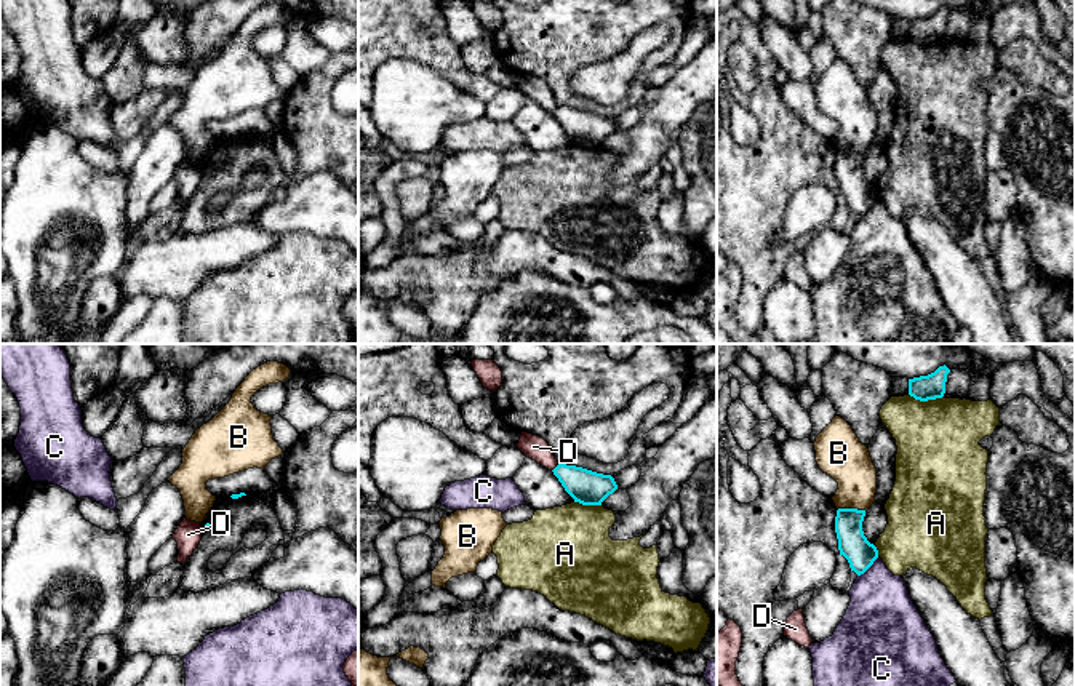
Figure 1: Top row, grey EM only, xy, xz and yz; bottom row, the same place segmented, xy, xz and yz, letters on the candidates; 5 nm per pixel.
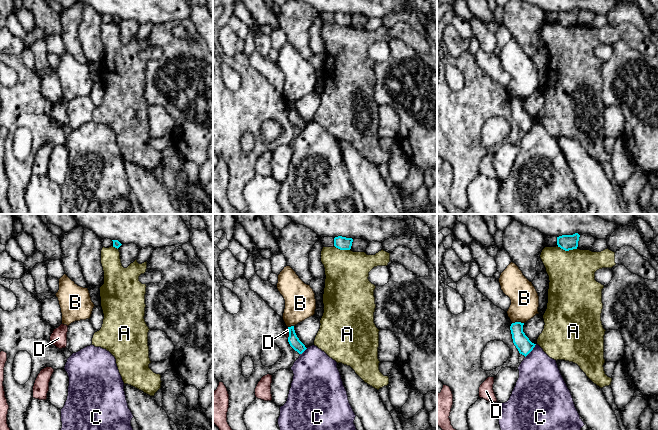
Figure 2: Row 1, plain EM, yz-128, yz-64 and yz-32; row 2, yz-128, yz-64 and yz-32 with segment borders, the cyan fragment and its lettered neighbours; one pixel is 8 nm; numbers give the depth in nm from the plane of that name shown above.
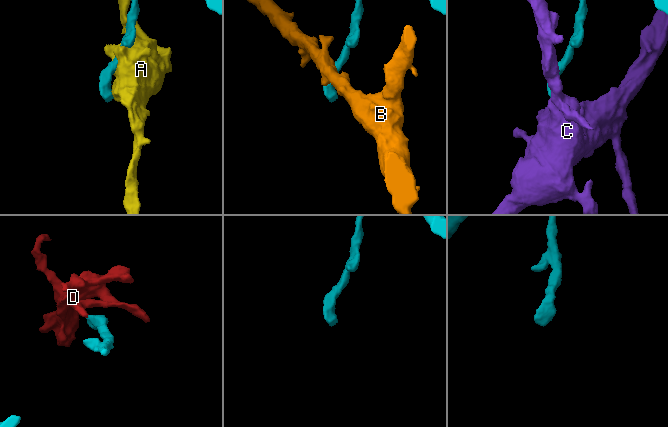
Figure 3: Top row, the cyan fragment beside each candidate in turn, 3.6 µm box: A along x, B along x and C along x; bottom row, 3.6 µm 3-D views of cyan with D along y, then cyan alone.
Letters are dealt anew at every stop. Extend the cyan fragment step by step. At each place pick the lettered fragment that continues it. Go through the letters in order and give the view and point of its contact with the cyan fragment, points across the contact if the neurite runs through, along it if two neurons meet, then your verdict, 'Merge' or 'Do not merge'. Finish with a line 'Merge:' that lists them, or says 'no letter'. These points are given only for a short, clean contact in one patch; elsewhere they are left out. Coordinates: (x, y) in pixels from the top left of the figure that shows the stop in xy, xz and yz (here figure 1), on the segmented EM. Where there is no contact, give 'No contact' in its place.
A: Touches cyan at yz (927, 400). Do not merge
B: Touches cyan at yz (851, 509). Do not merge
C: Touches cyan at yz (867, 568). Boundary: yz (879, 557), (858, 576). Do not merge
D: Touches cyan at xz (555, 467). Boundary: xz (559, 464), (552, 470). Do not merge
Merge: no letter

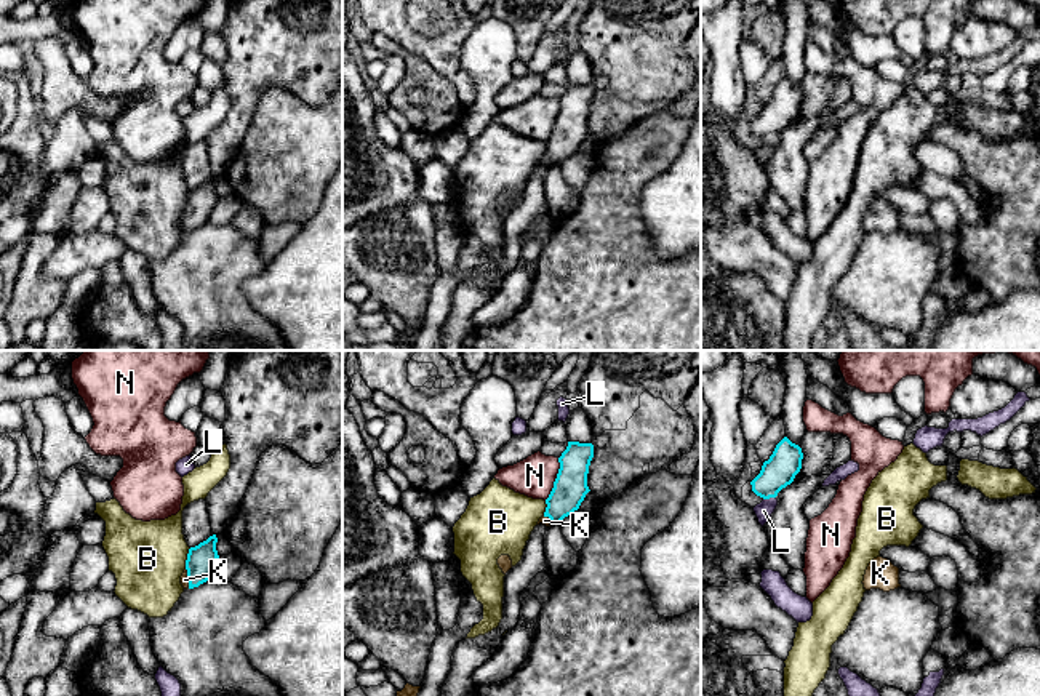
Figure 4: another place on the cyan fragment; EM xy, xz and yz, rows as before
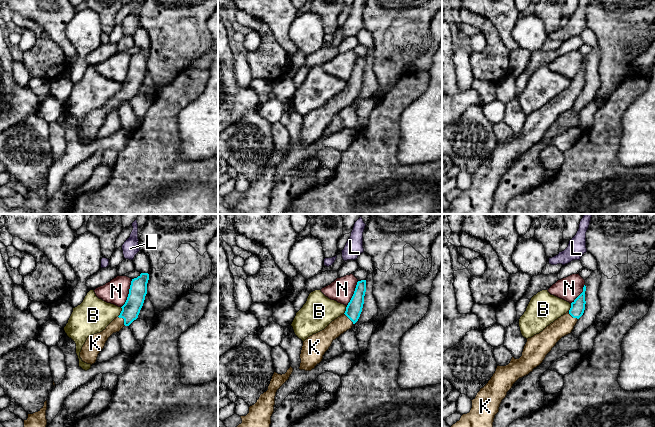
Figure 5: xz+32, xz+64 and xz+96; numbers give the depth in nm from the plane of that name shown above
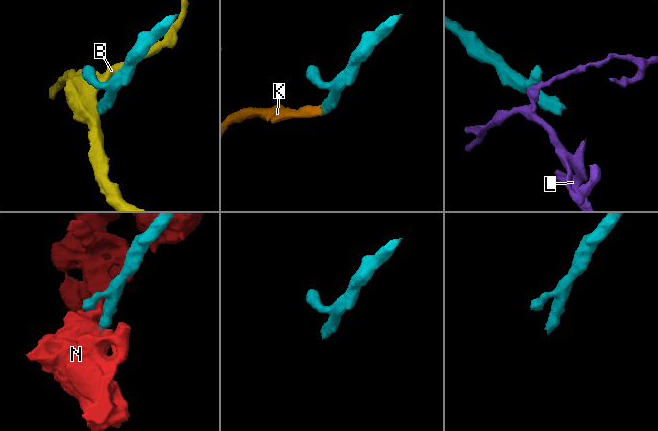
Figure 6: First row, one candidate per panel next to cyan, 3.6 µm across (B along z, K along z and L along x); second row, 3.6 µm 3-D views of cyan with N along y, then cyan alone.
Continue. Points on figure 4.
B: Touches cyan at xy (188, 559). Boundary: xy (191, 548), (184, 568). Do not merge
K: Touches cyan at xy (188, 576). Path across: xy (200, 559), (199, 565), (188, 576), (184, 580). Merge
L: Touches cyan at yz (768, 498). Boundary: yz (775, 496), (764, 500). Do not merge
N: Touches cyan at xz (556, 479). Boundary: xz (559, 458), (554, 487), (544, 500). Do not merge
Merge: K

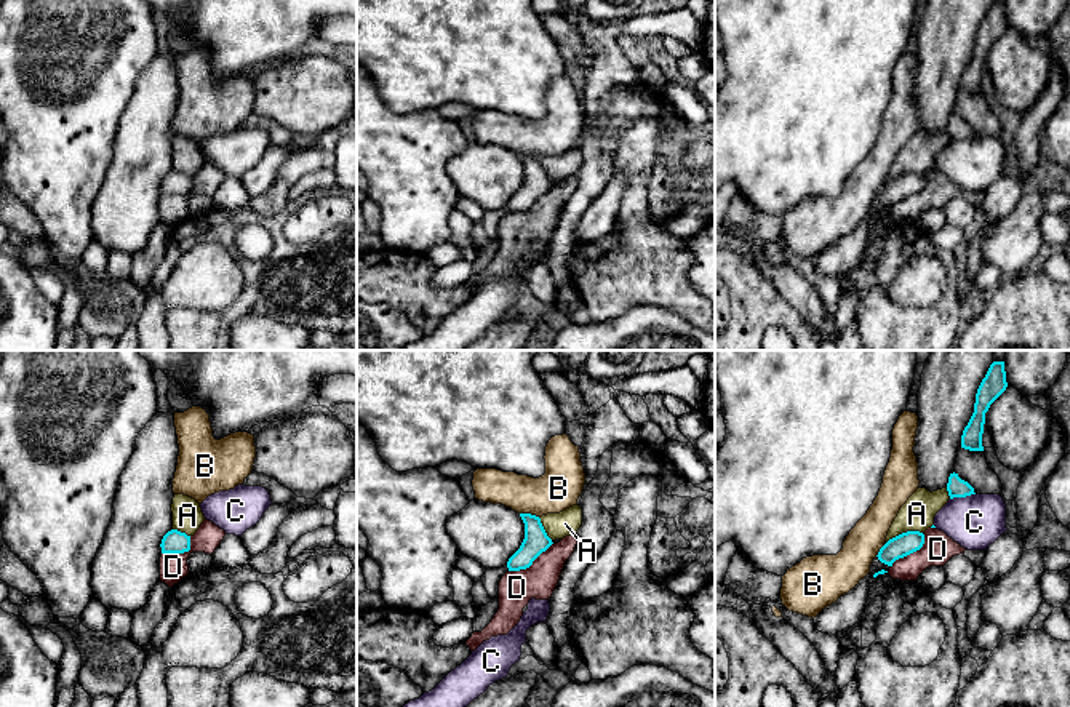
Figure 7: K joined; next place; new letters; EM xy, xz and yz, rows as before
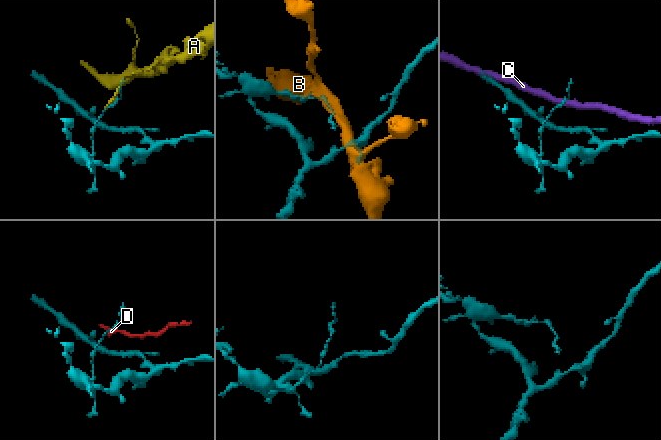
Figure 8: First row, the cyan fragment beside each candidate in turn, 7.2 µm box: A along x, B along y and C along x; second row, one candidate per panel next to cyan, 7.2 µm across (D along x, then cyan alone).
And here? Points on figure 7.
A: Touches cyan at yz (902, 533). Do not merge
B: Touches cyan at xz (530, 514). Do not merge
C: Touches cyan at yz (962, 496). Boundary: yz (974, 493), (950, 499). Do not merge
D: Touches cyan at yz (912, 552). Boundary: yz (923, 533), (923, 544), (899, 557), (891, 567). Do not merge
Merge: no letter

